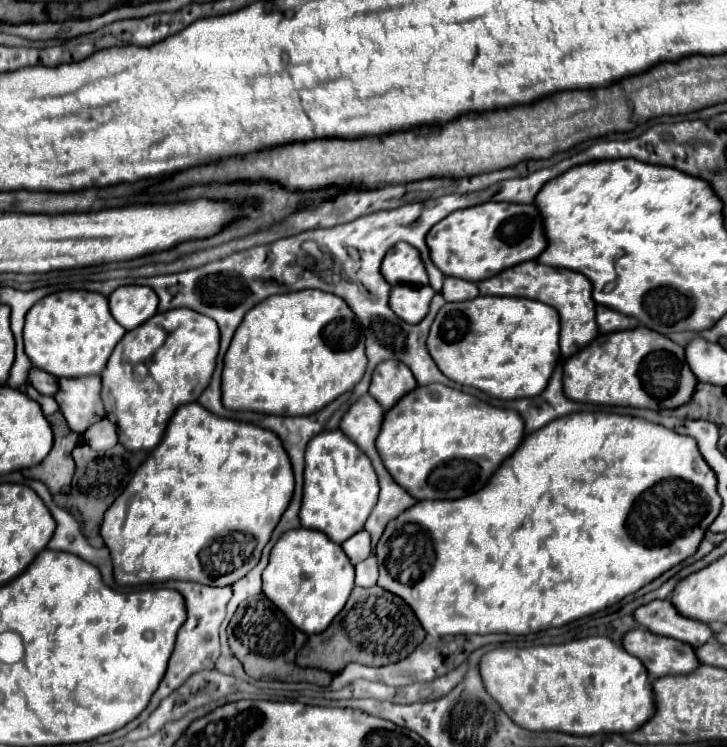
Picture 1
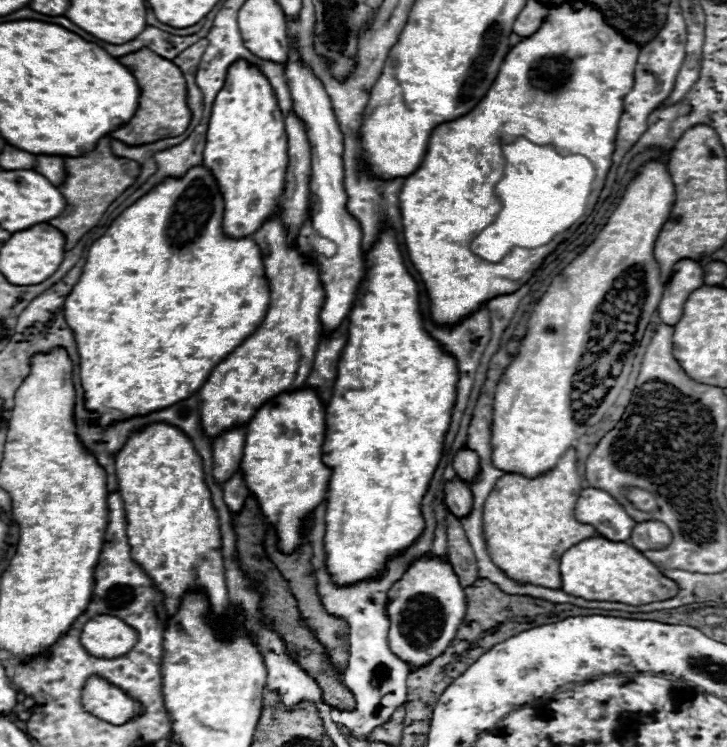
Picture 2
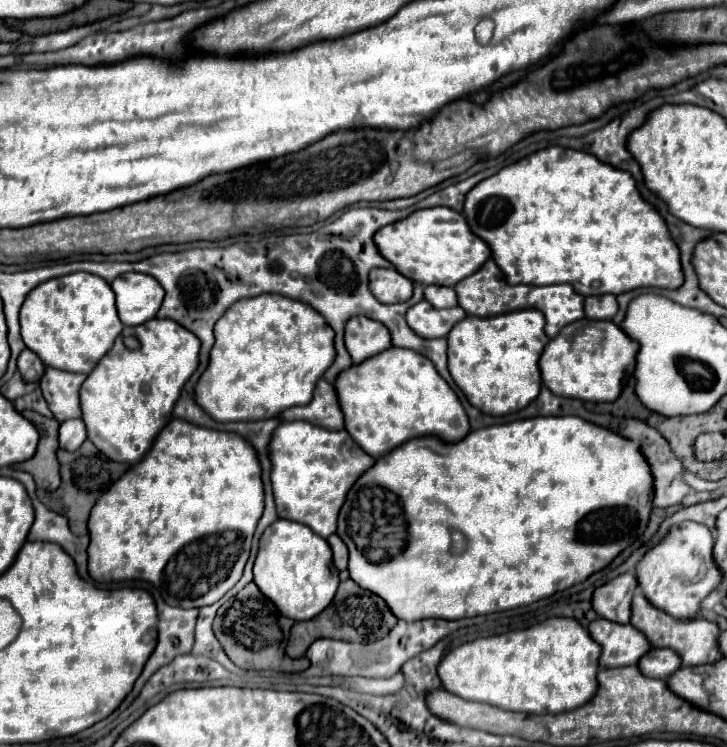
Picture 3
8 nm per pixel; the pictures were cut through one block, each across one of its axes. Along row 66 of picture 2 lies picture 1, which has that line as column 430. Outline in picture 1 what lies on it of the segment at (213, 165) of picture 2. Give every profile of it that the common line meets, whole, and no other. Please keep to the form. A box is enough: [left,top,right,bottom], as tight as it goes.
[426,202,546,282]

